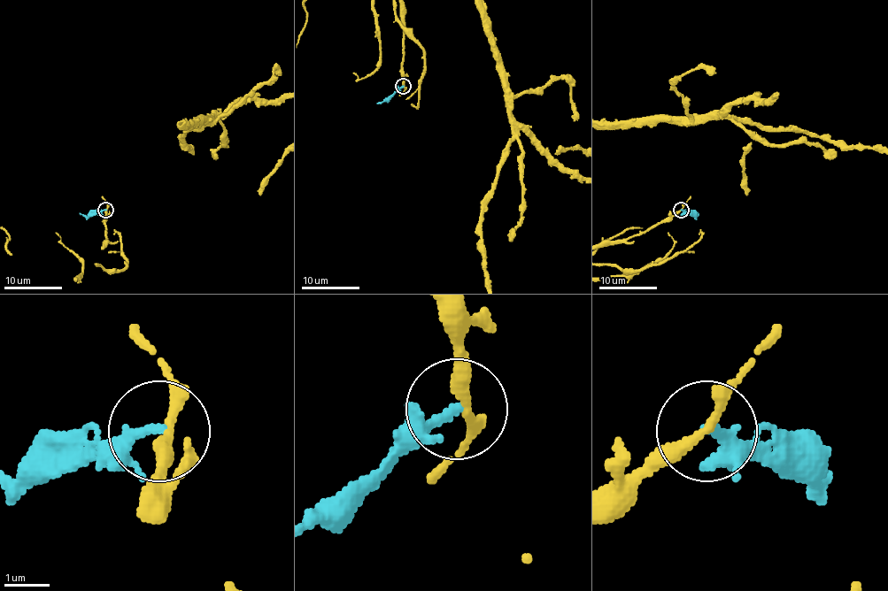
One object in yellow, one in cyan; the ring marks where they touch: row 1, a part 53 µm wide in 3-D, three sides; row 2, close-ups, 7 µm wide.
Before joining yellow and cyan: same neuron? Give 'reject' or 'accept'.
reject

